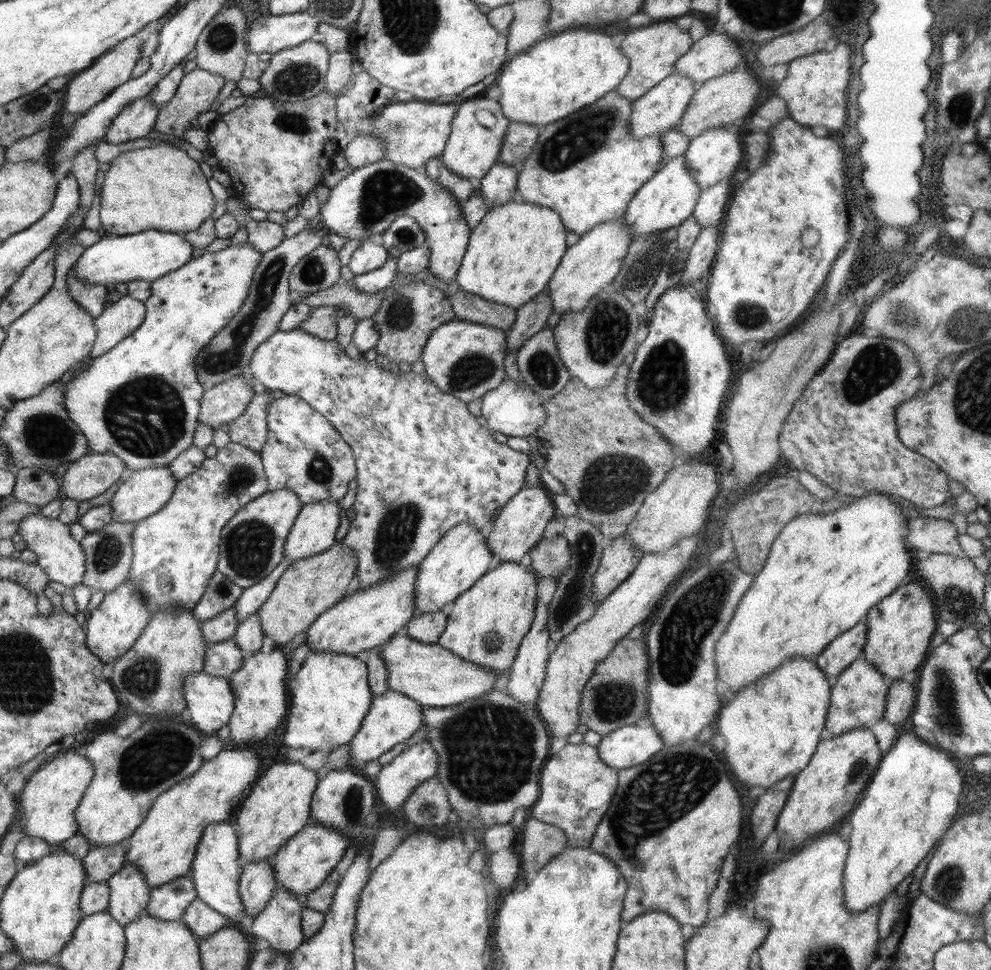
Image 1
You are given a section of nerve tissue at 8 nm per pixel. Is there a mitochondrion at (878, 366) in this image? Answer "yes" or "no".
yes

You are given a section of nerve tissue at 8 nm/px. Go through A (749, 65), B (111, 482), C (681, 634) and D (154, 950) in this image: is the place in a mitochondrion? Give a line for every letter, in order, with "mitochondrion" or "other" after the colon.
A: other
B: other
C: mitochondrion
D: other

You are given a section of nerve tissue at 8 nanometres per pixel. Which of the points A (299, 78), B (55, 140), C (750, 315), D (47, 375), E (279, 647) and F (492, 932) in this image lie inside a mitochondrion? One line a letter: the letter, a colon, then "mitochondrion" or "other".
A: mitochondrion
B: other
C: mitochondrion
D: other
E: other
F: other

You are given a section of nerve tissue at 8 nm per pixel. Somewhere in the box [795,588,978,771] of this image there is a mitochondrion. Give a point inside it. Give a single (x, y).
(946, 715)

